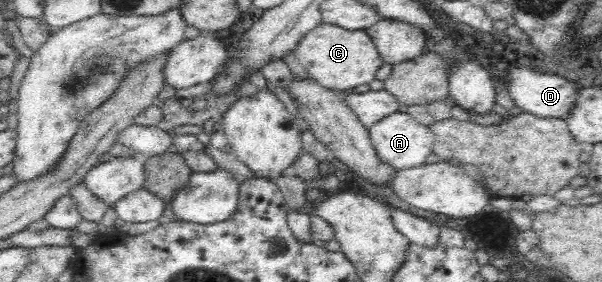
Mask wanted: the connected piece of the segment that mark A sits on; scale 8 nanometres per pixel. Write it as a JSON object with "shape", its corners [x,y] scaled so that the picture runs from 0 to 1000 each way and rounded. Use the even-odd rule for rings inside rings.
{"shape":[[[658,394],[641,408],[611,450],[611,461],[628,564],[658,603],[698,589],[708,578],[708,560],[719,543],[721,472],[713,447],[698,440],[676,397]]]}

